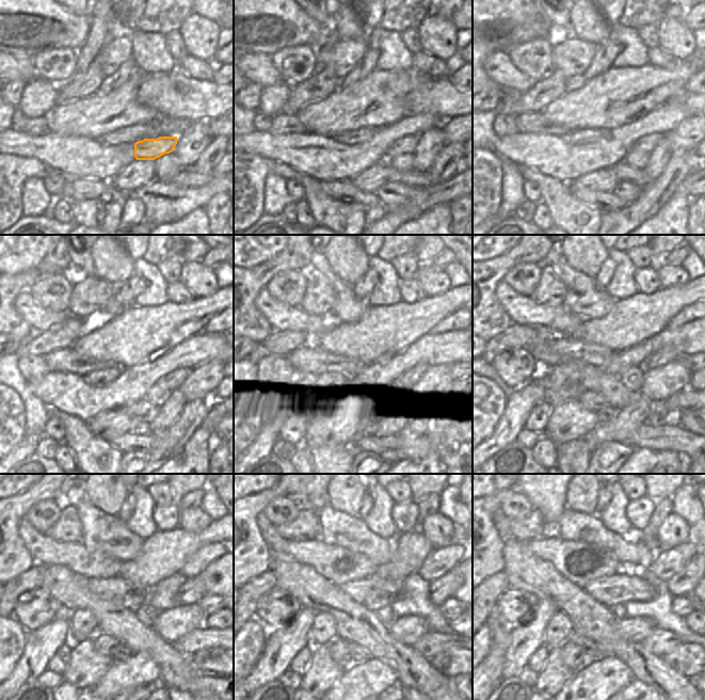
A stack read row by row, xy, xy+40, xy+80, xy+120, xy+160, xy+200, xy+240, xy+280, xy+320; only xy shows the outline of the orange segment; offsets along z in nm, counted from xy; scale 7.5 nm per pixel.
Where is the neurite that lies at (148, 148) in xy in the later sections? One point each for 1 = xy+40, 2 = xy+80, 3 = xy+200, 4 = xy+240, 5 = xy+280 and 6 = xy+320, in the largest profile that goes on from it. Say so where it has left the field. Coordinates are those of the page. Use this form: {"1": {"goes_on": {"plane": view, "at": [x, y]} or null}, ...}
{"1": {"goes_on": {"plane": "xy+40", "at": [405, 144]}}, "2": {"goes_on": {"plane": "xy+80", "at": [647, 143]}}, "3": {"goes_on": {"plane": "xy+200", "at": [666, 354]}}, "4": {"goes_on": {"plane": "xy+240", "at": [192, 591]}}, "5": {"goes_on": {"plane": "xy+280", "at": [439, 589]}}, "6": {"goes_on": {"plane": "xy+320", "at": [684, 583]}}}

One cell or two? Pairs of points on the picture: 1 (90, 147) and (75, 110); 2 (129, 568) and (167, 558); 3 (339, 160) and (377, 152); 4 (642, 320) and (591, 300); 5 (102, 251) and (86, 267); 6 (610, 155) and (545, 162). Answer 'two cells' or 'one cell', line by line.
1: two cells
2: one cell
3: one cell
4: two cells
5: two cells
6: one cell

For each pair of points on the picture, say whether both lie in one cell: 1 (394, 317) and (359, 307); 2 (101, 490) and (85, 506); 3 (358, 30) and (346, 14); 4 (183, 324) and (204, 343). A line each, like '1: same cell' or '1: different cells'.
1: different cells
2: different cells
3: same cell
4: different cells

